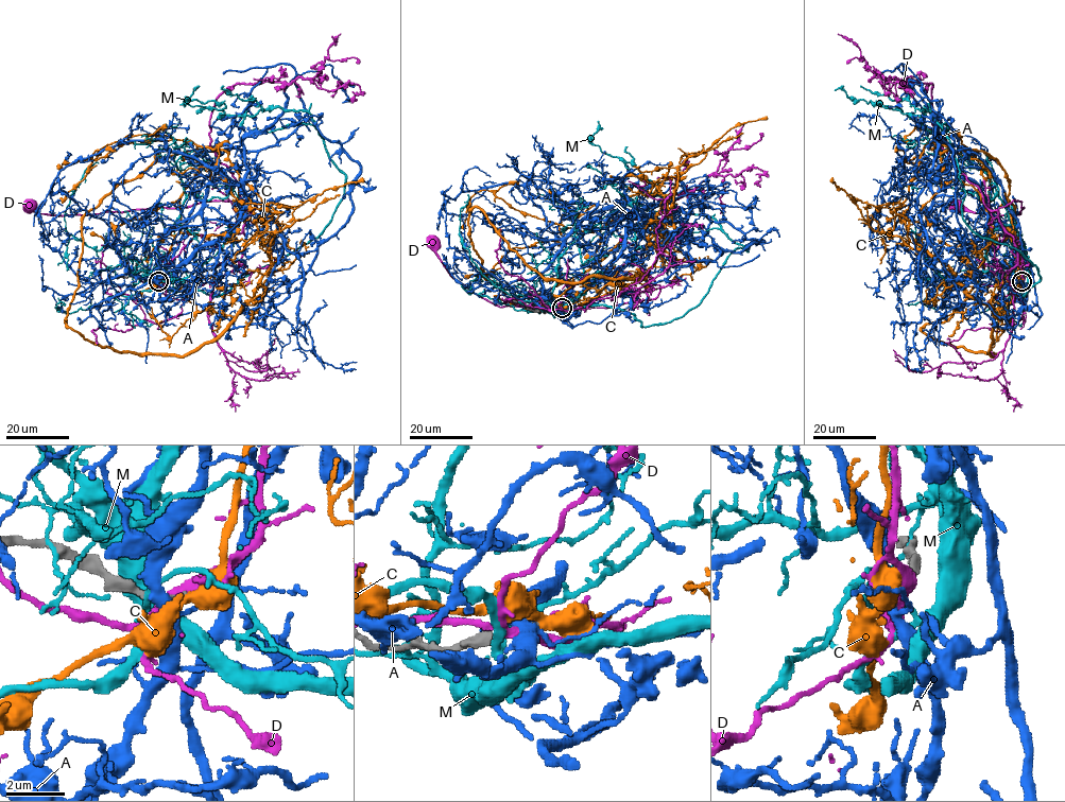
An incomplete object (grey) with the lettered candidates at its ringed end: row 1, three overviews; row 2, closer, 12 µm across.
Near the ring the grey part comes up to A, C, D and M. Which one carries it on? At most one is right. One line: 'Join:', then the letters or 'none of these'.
Join: none of these

